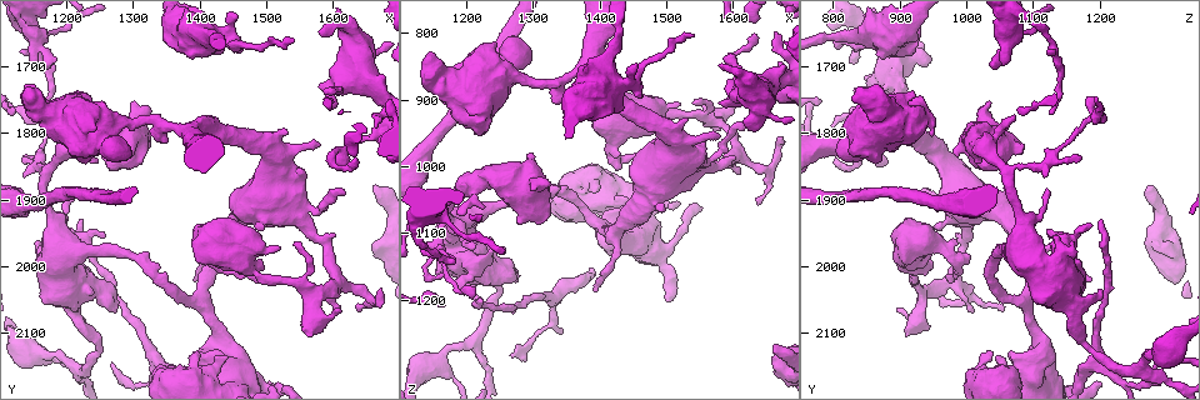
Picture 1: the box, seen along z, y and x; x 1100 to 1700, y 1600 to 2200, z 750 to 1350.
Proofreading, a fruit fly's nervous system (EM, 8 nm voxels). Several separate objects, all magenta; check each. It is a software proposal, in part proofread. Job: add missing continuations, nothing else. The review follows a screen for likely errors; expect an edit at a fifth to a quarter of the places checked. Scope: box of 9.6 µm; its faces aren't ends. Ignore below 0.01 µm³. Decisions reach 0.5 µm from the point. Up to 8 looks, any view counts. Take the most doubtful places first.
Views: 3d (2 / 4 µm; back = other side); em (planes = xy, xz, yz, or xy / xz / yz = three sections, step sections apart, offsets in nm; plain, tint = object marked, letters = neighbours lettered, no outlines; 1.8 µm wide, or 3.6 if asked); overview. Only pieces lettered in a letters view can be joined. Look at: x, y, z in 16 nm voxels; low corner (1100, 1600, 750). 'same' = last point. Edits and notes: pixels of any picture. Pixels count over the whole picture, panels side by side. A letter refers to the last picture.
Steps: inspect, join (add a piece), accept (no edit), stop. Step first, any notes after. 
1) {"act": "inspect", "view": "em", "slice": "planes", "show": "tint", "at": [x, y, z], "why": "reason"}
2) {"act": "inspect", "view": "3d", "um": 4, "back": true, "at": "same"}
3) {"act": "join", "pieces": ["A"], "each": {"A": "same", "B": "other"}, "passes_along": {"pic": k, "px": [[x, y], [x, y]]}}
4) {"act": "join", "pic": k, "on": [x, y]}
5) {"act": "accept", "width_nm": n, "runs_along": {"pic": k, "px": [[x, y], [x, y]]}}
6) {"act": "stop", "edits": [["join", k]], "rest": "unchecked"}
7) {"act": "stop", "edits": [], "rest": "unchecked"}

{"act": "inspect", "view": "em", "slice": "planes", "show": "letters", "at": [1220, 1930, 1200], "why": "end of a long branch"}

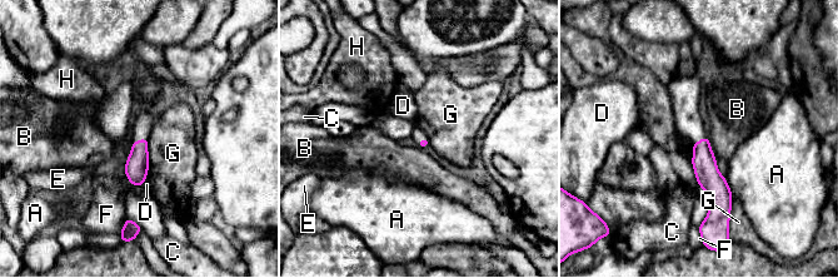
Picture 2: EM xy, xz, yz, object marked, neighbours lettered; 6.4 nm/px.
{"act": "accept", "each": {"A": "other", "B": "other", "C": "other", "D": "other", "E": "other", "F": "other", "G": "other", "H": "other"}, "runs_along": {"pic": 2, "px": [[704, 140], [713, 212]]}, "found": "no lettered piece goes on from it"}

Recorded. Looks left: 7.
{"act": "inspect", "view": "em", "slice": "xy", "step": 8, "show": "plain", "at": [1190, 1765, 930], "why": "branch stops here"}

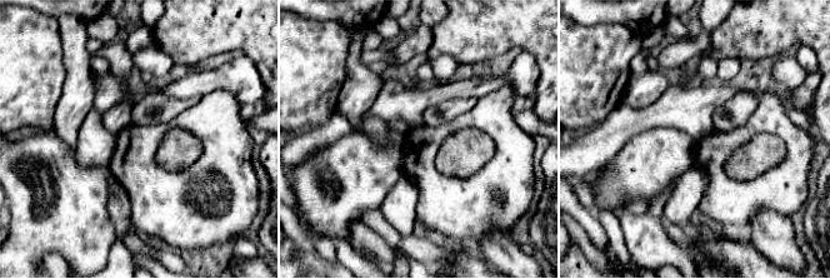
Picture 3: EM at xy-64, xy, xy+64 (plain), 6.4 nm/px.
{"act": "inspect", "view": "em", "slice": "xy", "step": 8, "show": "letters", "at": "same"}

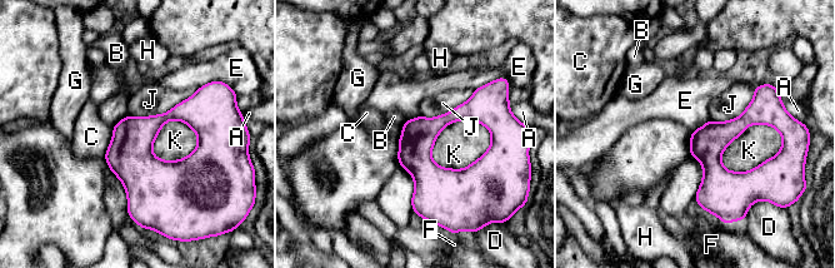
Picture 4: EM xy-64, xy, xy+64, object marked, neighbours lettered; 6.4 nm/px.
{"act": "accept", "each": {"A": "other", "B": "other", "C": "other", "D": "other", "E": "other", "F": "other", "G": "other", "H": "other", "J": "other", "K": "other"}, "runs_along": {"pic": 4, "px": [[490, 124], [491, 147], [483, 160], [415, 206]]}, "found": "no lettered piece goes on from it"}

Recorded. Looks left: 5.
{"act": "inspect", "view": "em", "slice": "xz", "step": 4, "show": "tint", "at": [1155, 1665, 1060], "why": "sudden change in width"}

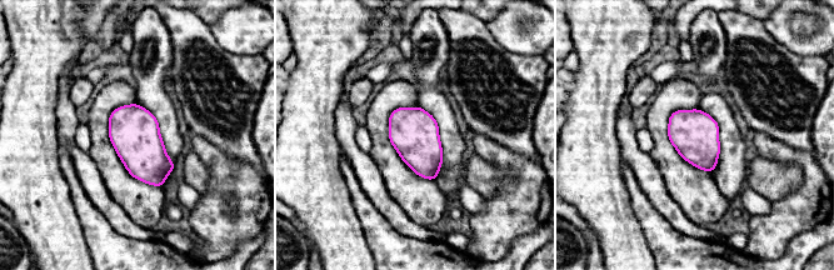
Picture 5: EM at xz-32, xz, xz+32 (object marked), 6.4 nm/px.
{"act": "inspect", "view": "em", "slice": "planes", "show": "letters", "at": "same"}

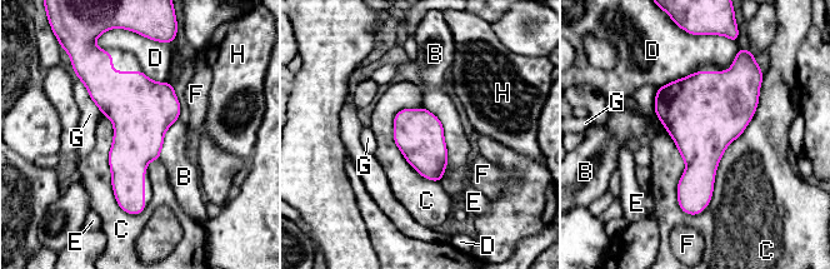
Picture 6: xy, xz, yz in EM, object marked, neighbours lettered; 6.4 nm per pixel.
{"act": "accept", "each": {"B": "other", "C": "other", "D": "other", "E": "other", "F": "other", "G": "other", "H": "other"}, "border": {"pic": 6, "px": [[763, 76], [710, 202], [684, 213]]}, "found": "no lettered piece goes on from it"}

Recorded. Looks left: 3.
{"act": "inspect", "view": "em", "slice": "xy", "step": 8, "show": "tint", "at": [1570, 2105, 905], "why": "free end"}

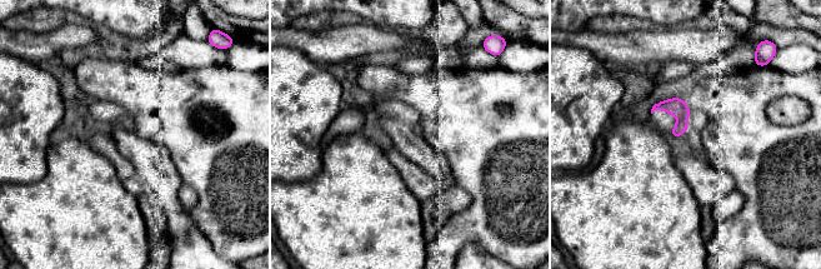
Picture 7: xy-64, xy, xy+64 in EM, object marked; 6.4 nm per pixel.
{"act": "inspect", "view": "em", "slice": "xy", "step": 8, "show": "letters", "at": "same", "why": "see the neighbours"}

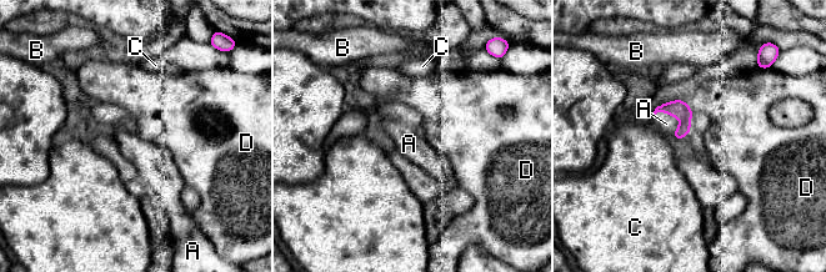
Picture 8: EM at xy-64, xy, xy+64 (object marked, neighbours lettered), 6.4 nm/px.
{"act": "join", "pieces": ["A"], "each": {"A": "same", "B": "other", "C": "other", "D": "other"}, "passes_along": {"pic": 8, "px": [[676, 109], [675, 116], [666, 124]]}, "found": "it goes on there"}

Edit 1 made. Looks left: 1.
{"act": "stop", "edits": [["join", 8]], "rest": "unchecked"}

